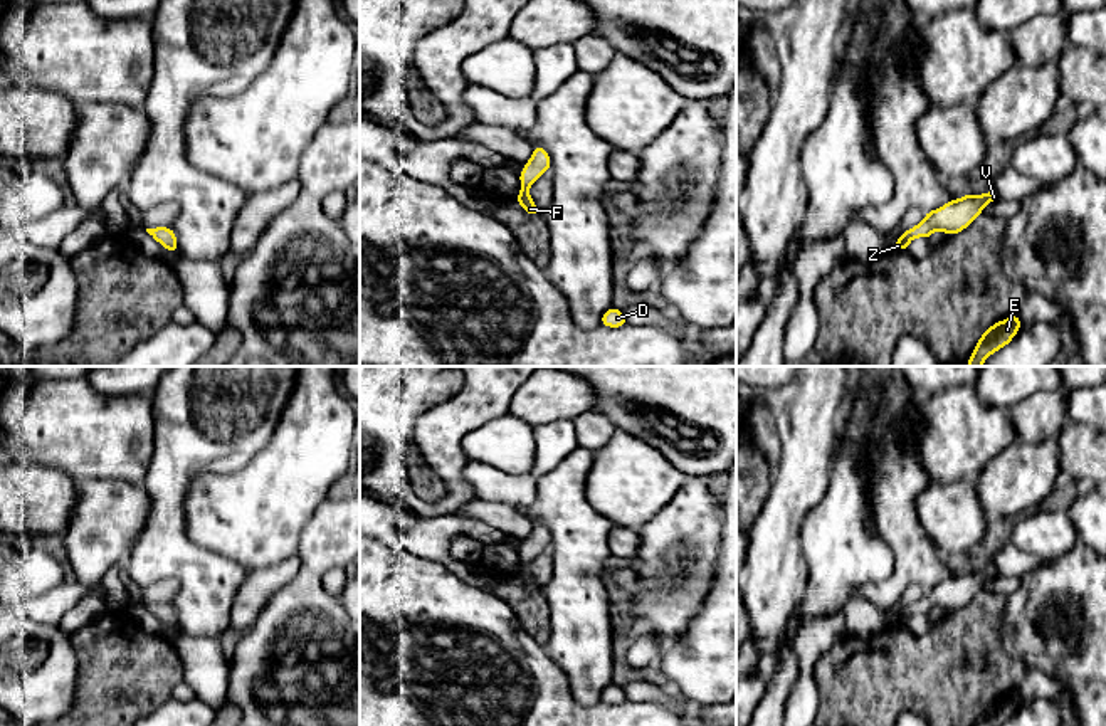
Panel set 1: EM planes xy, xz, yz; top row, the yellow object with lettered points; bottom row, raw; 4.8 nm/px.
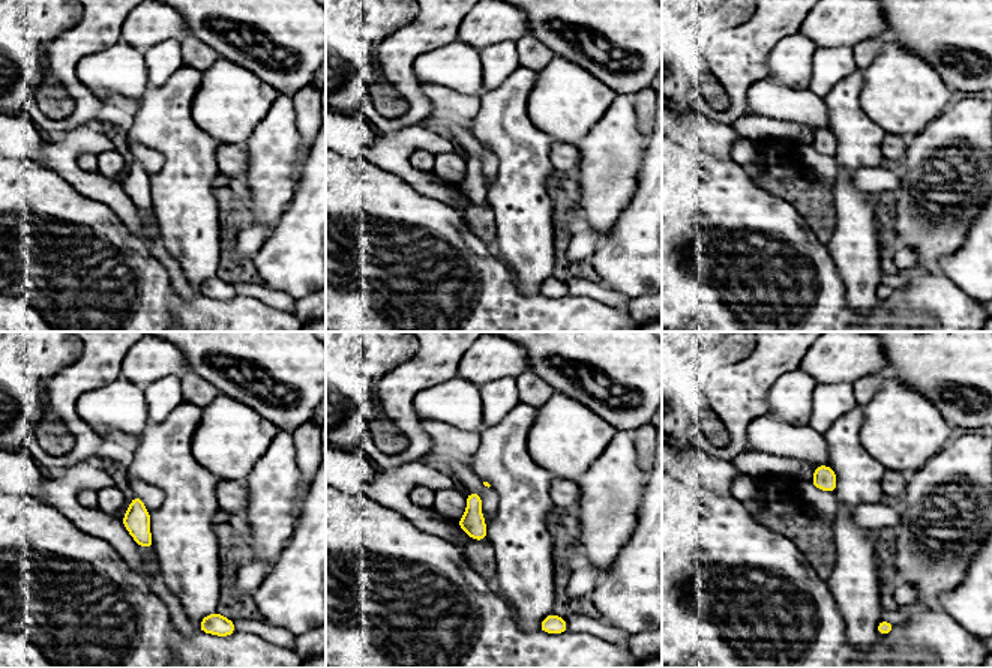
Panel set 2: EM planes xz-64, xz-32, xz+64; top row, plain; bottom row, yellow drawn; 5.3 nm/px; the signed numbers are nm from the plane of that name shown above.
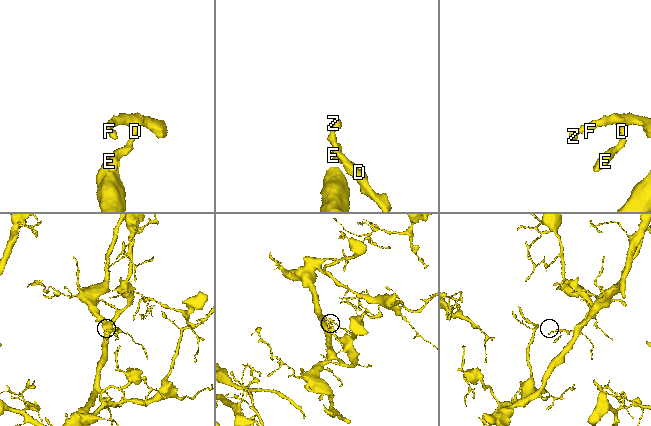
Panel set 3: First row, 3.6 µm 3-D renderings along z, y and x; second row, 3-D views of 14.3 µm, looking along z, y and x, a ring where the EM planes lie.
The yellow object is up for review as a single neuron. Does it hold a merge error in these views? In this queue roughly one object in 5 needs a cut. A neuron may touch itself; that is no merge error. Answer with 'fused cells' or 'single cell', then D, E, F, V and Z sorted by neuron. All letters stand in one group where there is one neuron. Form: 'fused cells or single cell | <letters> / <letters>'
single cell | D E F V Z

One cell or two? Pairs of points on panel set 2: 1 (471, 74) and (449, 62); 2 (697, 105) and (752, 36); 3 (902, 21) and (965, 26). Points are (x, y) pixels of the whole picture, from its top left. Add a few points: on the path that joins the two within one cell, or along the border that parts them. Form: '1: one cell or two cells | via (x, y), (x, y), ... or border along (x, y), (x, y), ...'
1: one cell | via (465, 74), (455, 66)
2: one cell | via (722, 110), (737, 96), (749, 62)
3: one cell | via (917, 21), (950, 21)

